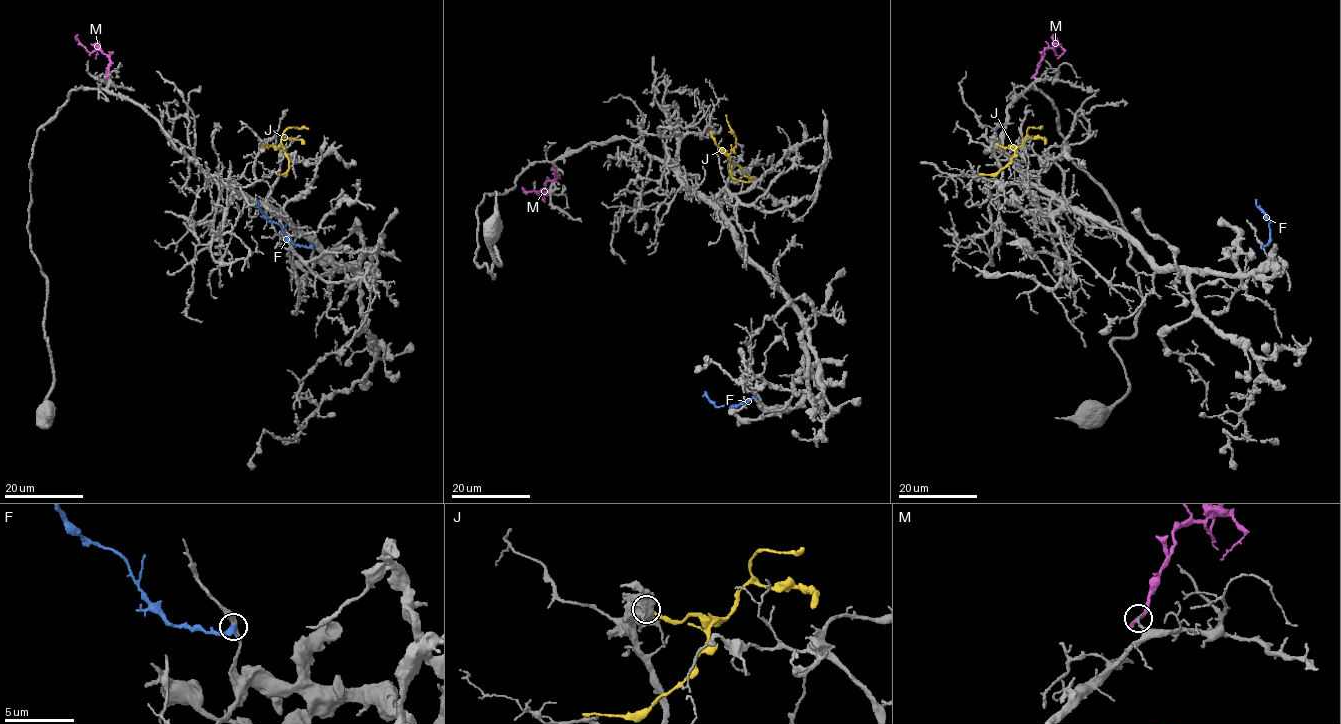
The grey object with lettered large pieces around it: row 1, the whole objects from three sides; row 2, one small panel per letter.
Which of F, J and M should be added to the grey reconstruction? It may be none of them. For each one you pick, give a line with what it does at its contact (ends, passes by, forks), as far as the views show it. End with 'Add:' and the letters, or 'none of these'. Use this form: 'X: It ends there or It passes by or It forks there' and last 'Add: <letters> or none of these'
Add: none of these

